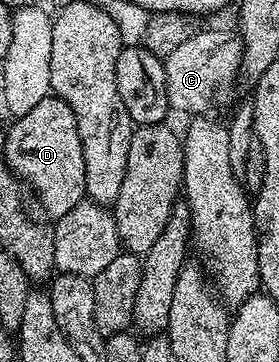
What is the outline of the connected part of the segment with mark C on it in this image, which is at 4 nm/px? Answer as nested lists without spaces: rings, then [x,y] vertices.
[[[200,28],[164,60],[163,66],[168,106],[174,112],[203,115],[215,100],[223,105],[230,103],[235,80],[240,80],[243,68],[243,40],[232,30]]]

